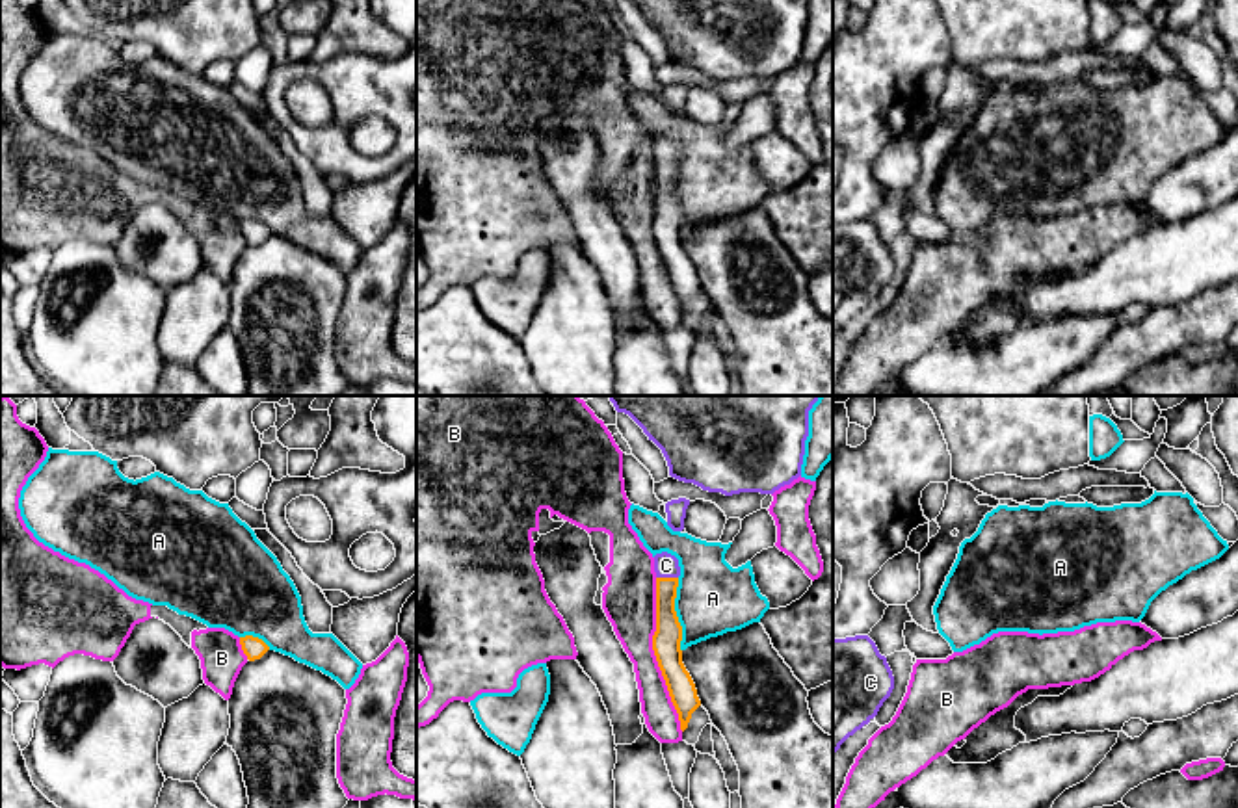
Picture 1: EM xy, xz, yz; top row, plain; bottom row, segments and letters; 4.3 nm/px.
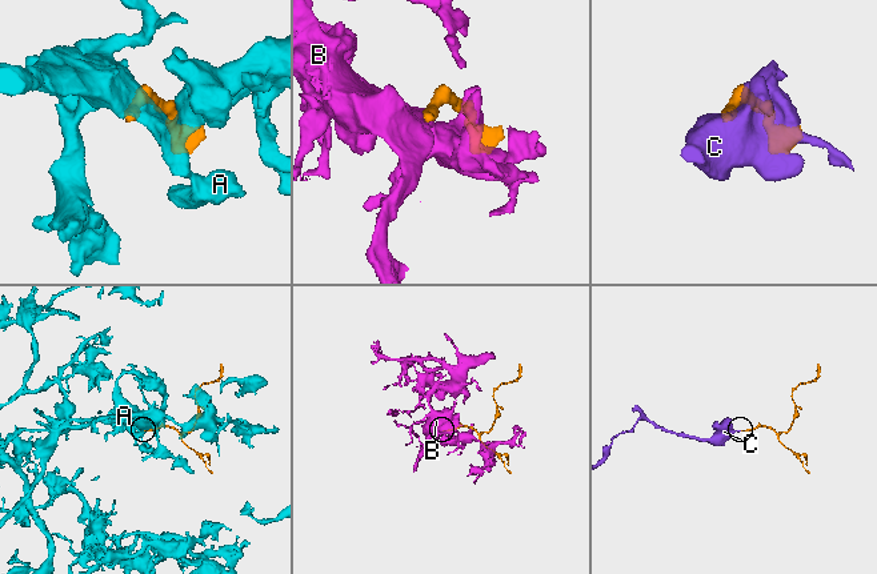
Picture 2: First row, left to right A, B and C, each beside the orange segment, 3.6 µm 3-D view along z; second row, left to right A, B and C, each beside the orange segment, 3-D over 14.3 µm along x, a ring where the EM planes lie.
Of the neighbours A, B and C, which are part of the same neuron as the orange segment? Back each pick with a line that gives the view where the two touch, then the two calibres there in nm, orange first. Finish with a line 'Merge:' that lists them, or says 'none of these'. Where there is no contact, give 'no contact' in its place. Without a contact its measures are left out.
C: meets orange in xz; 120 nm thick on the orange side, 110 nm on the other
Merge: C

